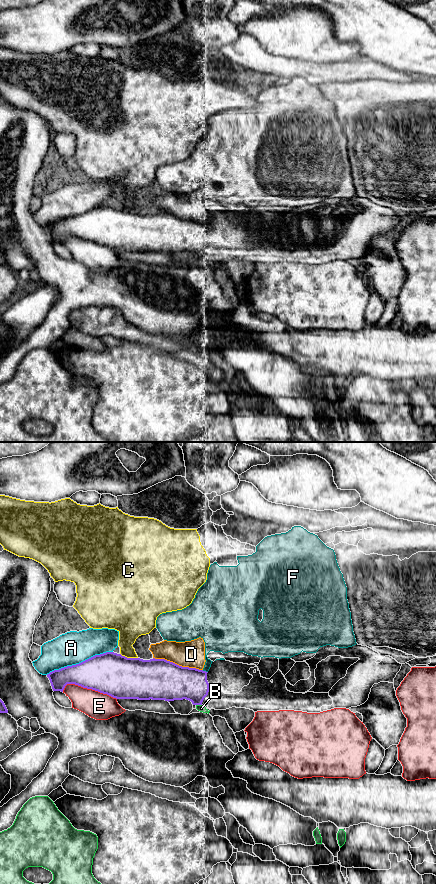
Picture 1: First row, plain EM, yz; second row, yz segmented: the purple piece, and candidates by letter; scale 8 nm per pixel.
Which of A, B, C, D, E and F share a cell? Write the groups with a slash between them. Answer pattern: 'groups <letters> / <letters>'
groups A F / B / C / D / E

